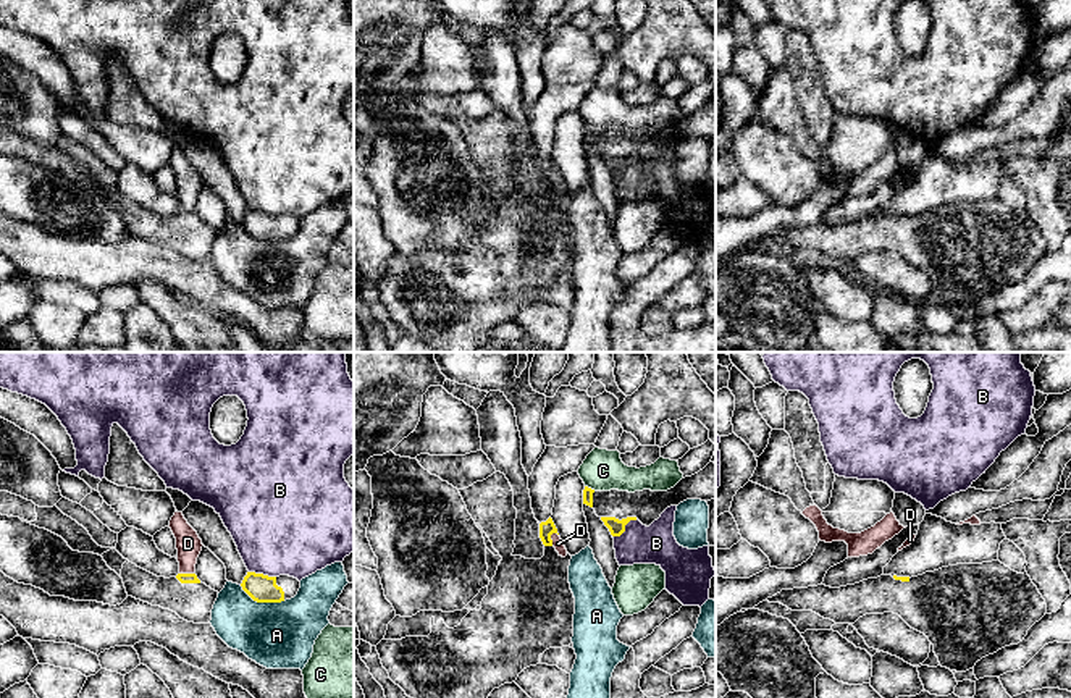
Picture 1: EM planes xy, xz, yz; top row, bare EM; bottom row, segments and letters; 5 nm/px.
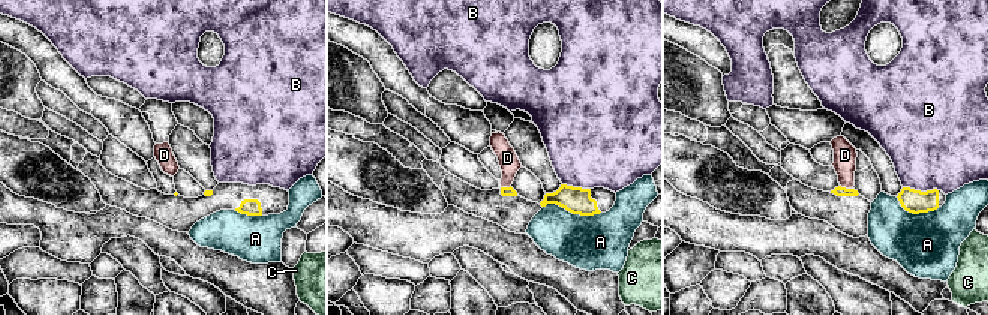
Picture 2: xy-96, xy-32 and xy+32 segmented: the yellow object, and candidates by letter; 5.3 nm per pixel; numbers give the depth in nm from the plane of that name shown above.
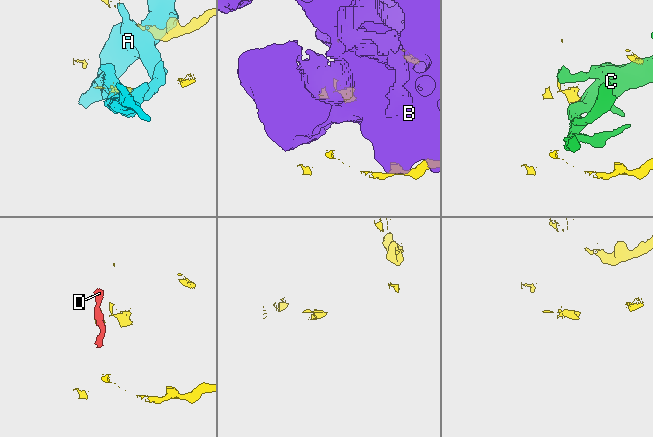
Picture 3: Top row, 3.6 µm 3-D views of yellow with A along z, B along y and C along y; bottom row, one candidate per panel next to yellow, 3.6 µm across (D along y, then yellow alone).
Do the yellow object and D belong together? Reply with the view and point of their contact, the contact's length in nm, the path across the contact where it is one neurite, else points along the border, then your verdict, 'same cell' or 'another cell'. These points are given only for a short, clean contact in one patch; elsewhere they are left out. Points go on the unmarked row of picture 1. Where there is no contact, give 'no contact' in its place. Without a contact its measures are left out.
xz (550, 176) | 80 nm | another cell

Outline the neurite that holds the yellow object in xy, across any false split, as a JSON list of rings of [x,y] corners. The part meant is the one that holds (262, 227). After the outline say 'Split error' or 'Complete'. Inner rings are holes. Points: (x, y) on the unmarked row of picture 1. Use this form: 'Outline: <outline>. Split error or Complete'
Outline: [[[247,210],[241,225],[257,241],[281,241],[297,233],[300,220],[289,213],[268,215]]]. Split error

